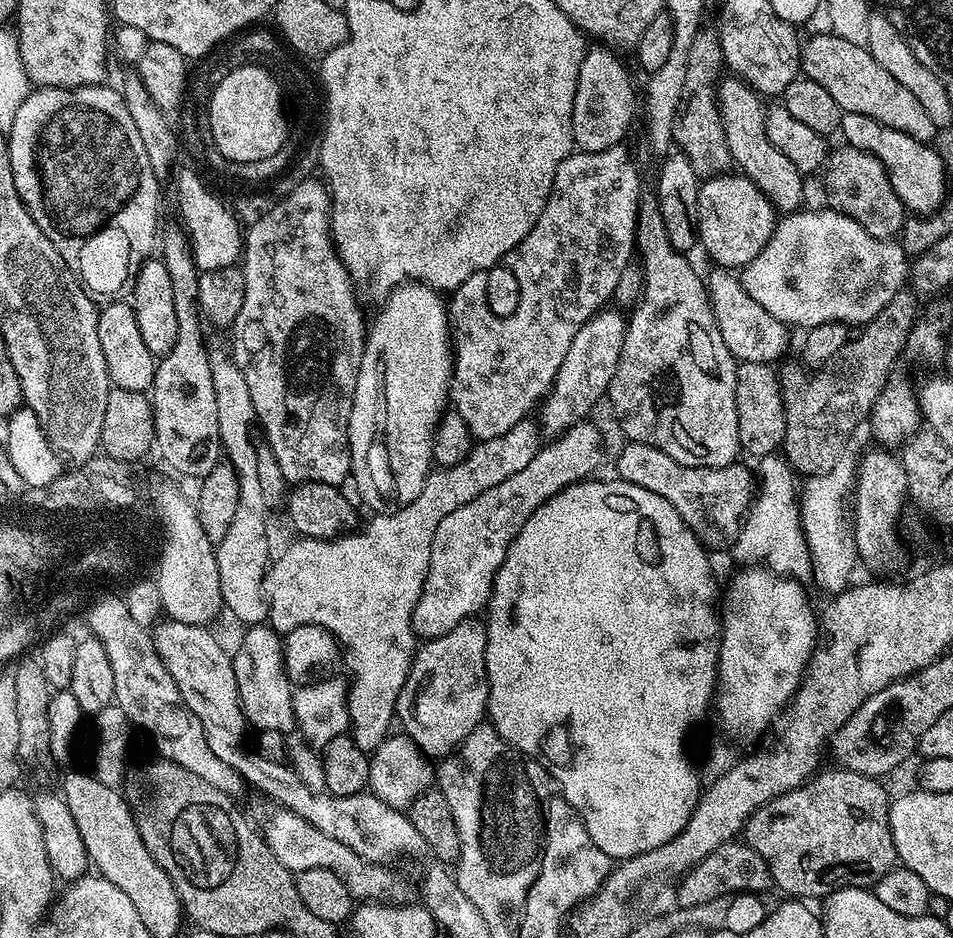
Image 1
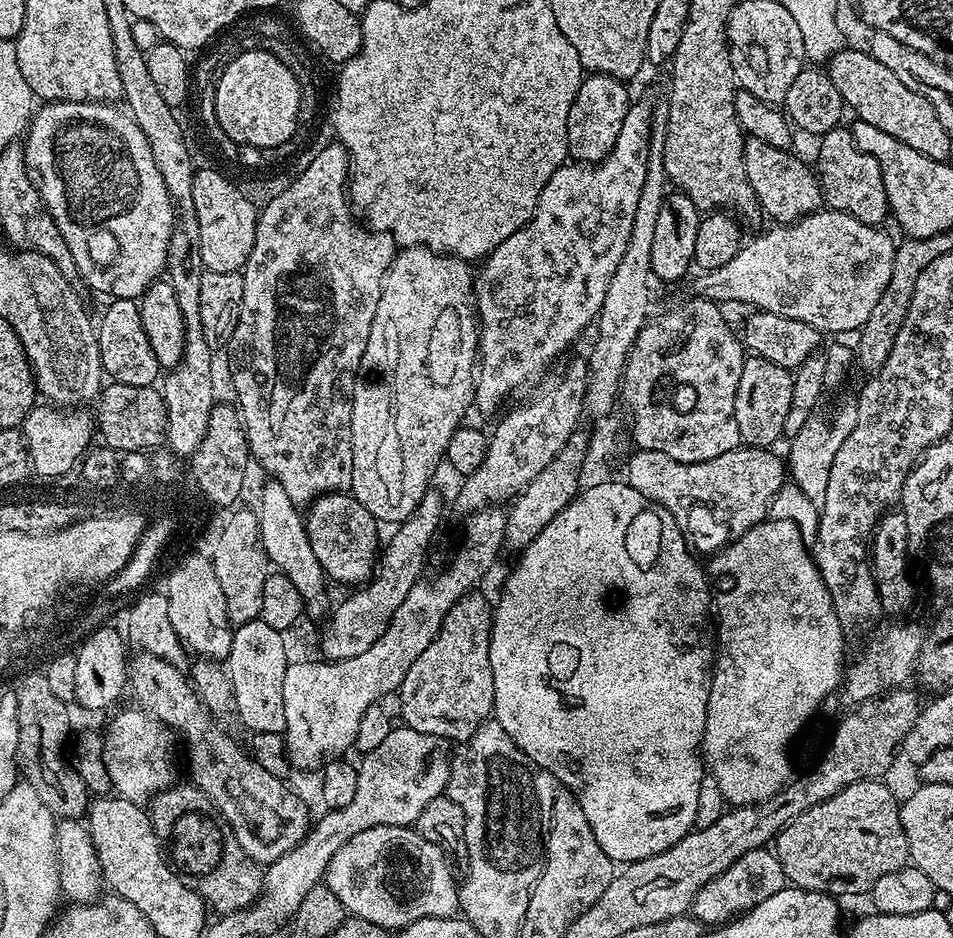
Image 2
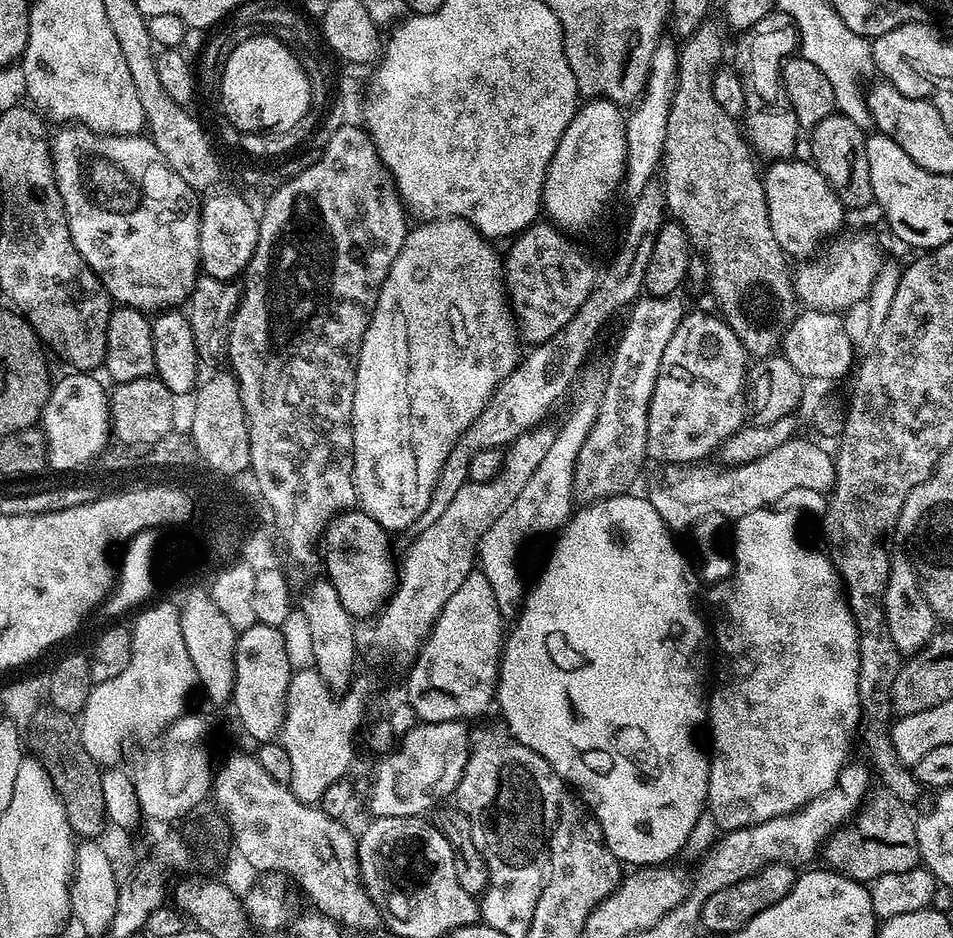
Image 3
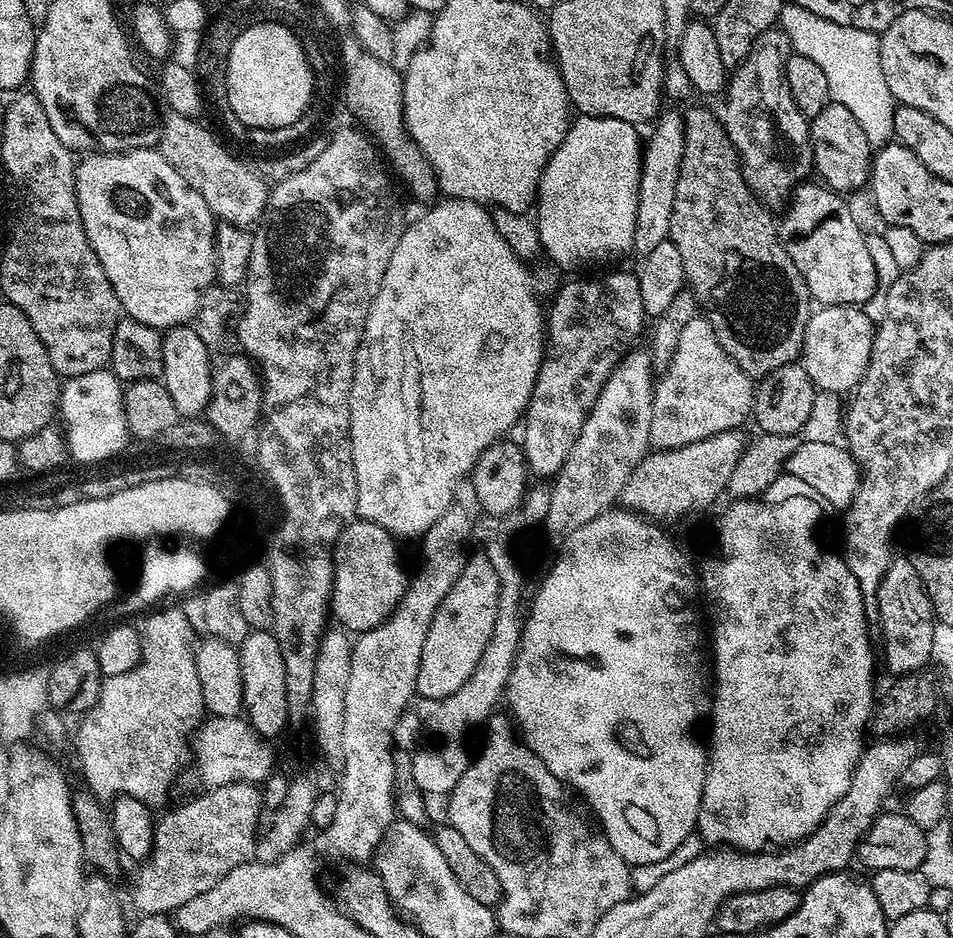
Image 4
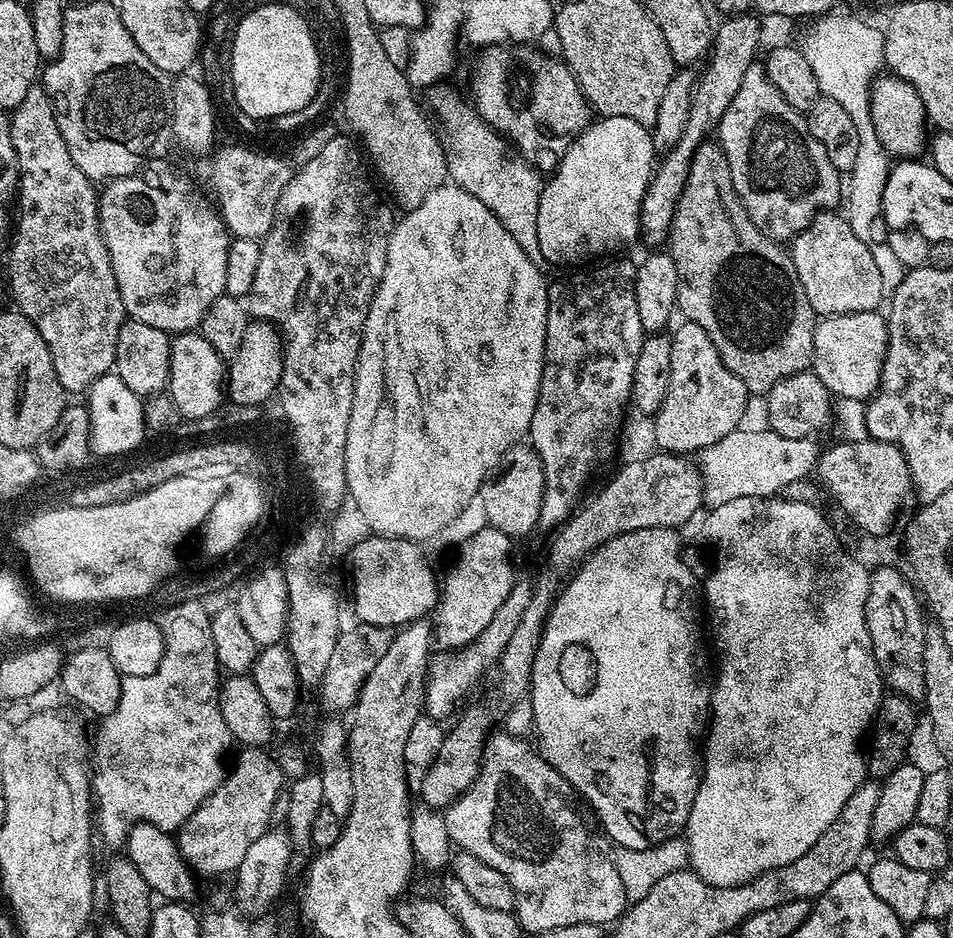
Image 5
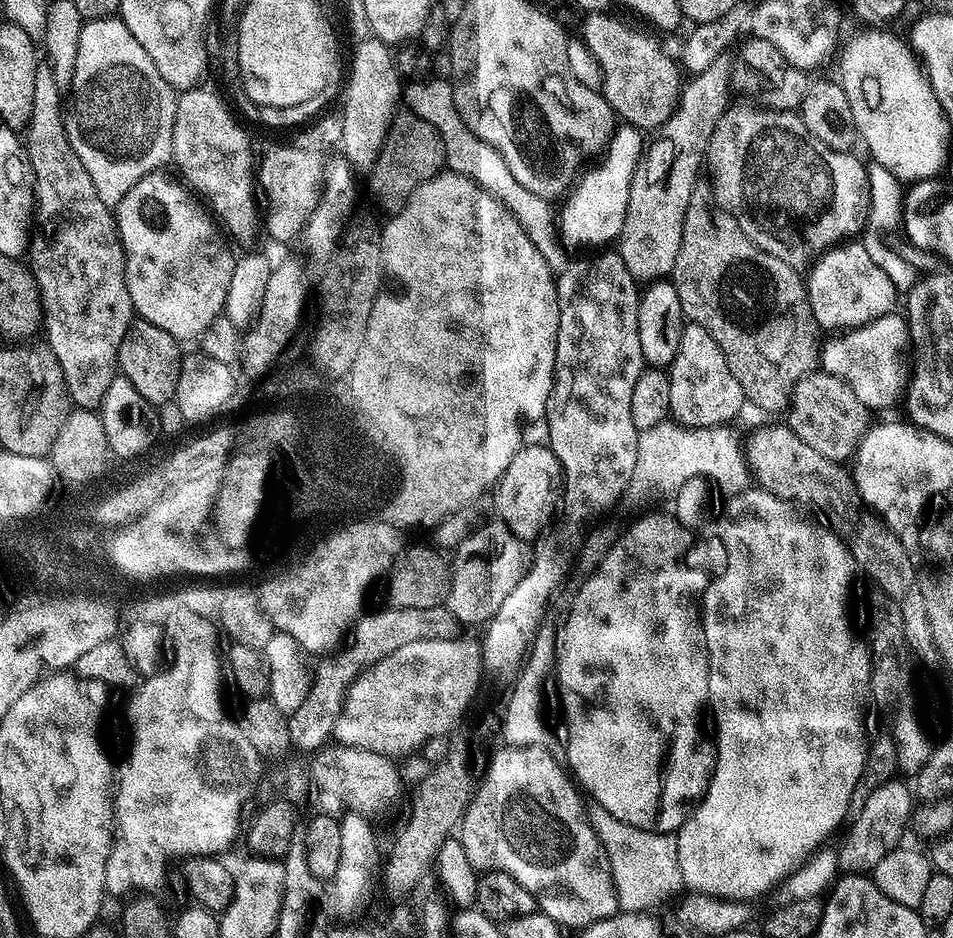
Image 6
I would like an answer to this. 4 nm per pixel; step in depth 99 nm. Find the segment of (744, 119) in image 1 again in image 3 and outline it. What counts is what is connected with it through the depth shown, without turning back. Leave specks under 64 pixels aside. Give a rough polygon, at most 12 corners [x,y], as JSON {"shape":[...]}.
{"shape":[[815,164],[763,169],[770,230],[812,258],[846,209]]}

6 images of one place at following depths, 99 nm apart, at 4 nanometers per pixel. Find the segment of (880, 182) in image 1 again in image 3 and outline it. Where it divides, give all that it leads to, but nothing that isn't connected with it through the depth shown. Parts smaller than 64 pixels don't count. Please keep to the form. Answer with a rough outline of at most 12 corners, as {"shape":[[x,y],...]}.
{"shape":[[833,114],[810,129],[811,163],[845,209],[873,203],[866,132]]}

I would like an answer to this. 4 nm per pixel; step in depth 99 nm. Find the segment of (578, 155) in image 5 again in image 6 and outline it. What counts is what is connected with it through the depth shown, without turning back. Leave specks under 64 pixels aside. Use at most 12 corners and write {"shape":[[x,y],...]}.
{"shape":[[617,127],[558,208],[565,249],[611,245],[646,140]]}

